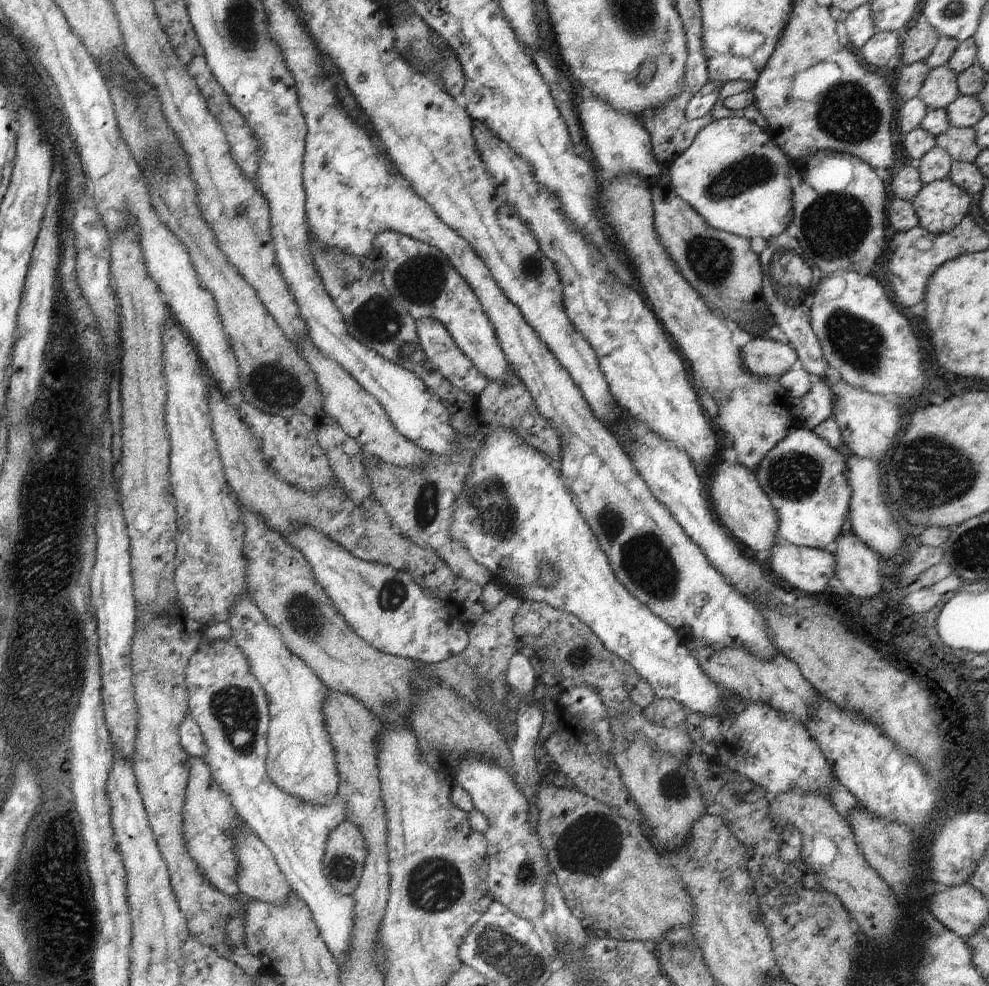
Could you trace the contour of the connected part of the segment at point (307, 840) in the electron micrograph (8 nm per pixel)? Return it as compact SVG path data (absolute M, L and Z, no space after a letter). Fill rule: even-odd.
M204 636L200 641L198 650L188 661L185 679L188 691L188 715L196 721L199 732L202 733L207 746L207 755L204 762L209 766L214 780L230 797L244 824L248 825L271 850L277 865L291 884L293 892L311 910L312 918L318 925L324 944L326 944L339 966L342 965L345 962L345 955L352 940L355 923L355 912L353 911L355 902L352 895L340 894L331 888L328 879L324 876L322 861L330 833L346 820L345 802L340 795L336 795L326 804L313 805L285 793L271 781L266 768L267 732L269 731L270 720L268 699L262 685L252 674L248 659L245 658L244 653L232 640L214 640Z

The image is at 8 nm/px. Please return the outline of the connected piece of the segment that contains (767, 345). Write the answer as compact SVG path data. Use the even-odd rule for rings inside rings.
M754 336L745 346L740 347L739 350L744 368L759 377L768 378L773 374L781 377L792 368L792 364L797 359L797 352L789 344L782 344L780 341L762 338L761 336Z

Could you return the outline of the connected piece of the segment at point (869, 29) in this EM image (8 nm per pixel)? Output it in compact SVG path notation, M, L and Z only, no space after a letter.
M866 3L856 10L850 11L844 22L846 37L844 42L853 48L862 48L872 35L877 32L871 17L870 4Z

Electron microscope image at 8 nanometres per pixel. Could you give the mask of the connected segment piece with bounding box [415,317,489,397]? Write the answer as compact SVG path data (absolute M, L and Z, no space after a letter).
M422 317L415 321L417 335L425 355L436 370L455 387L461 388L473 397L487 387L489 380L474 366L474 363L458 348L446 327L432 317Z

